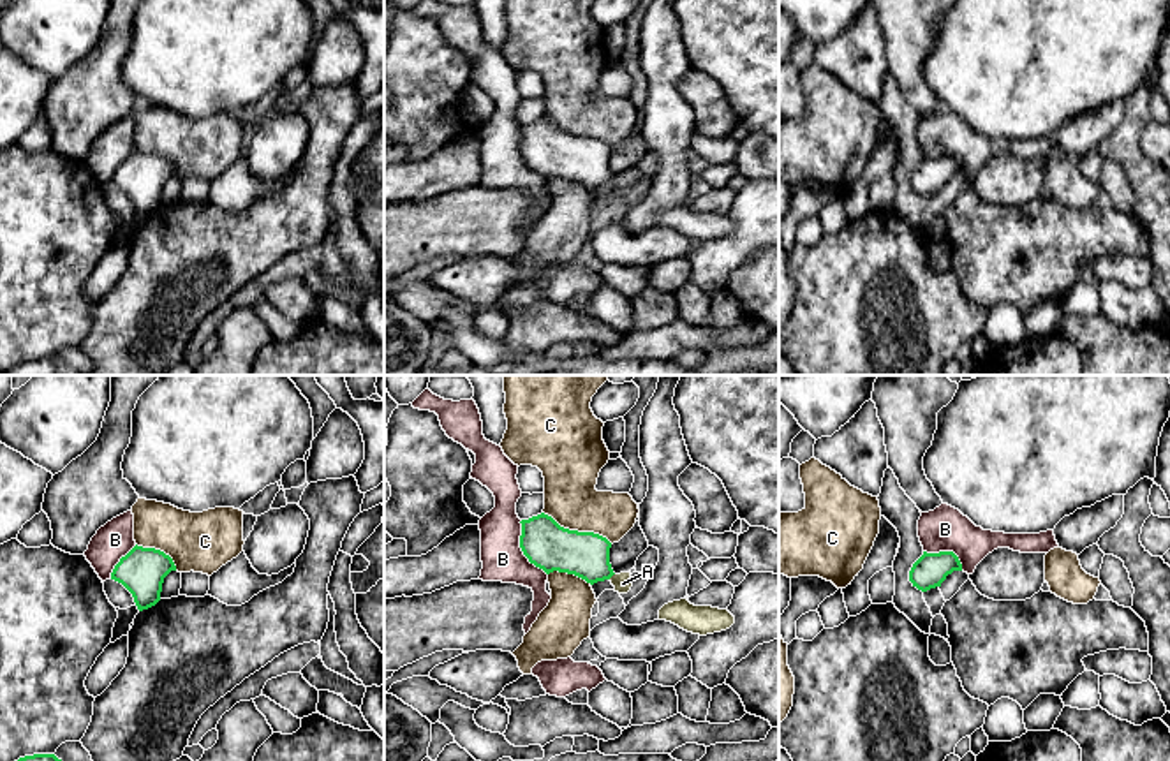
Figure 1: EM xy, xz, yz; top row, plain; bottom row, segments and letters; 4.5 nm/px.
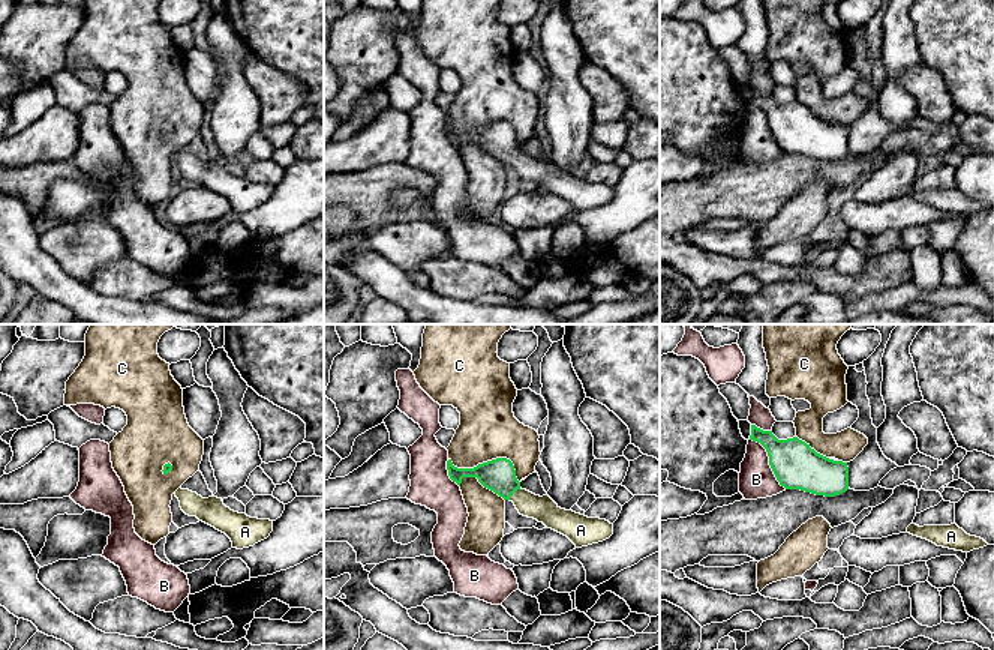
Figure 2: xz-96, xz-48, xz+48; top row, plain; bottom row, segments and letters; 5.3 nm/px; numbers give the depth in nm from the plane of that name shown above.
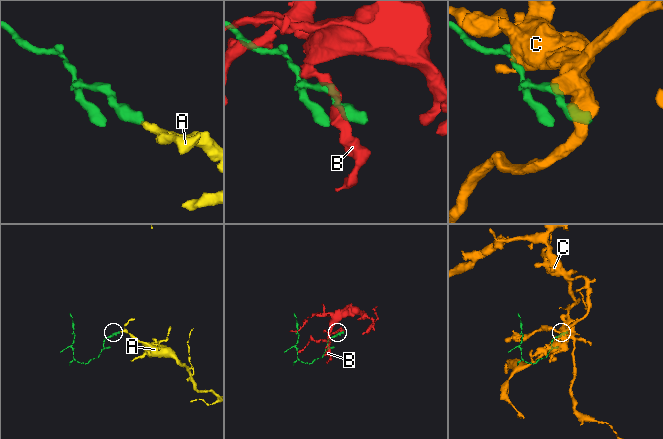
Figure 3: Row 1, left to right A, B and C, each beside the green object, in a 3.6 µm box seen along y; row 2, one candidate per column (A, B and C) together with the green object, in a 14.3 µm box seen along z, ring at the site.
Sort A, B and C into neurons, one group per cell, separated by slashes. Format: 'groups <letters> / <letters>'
groups A / B / C

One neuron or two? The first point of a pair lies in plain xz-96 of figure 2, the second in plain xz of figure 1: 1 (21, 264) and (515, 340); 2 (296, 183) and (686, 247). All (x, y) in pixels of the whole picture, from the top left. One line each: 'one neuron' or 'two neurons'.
1: two neurons
2: two neurons

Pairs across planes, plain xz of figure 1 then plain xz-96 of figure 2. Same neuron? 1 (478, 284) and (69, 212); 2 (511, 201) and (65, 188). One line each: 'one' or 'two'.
1: two
2: two

